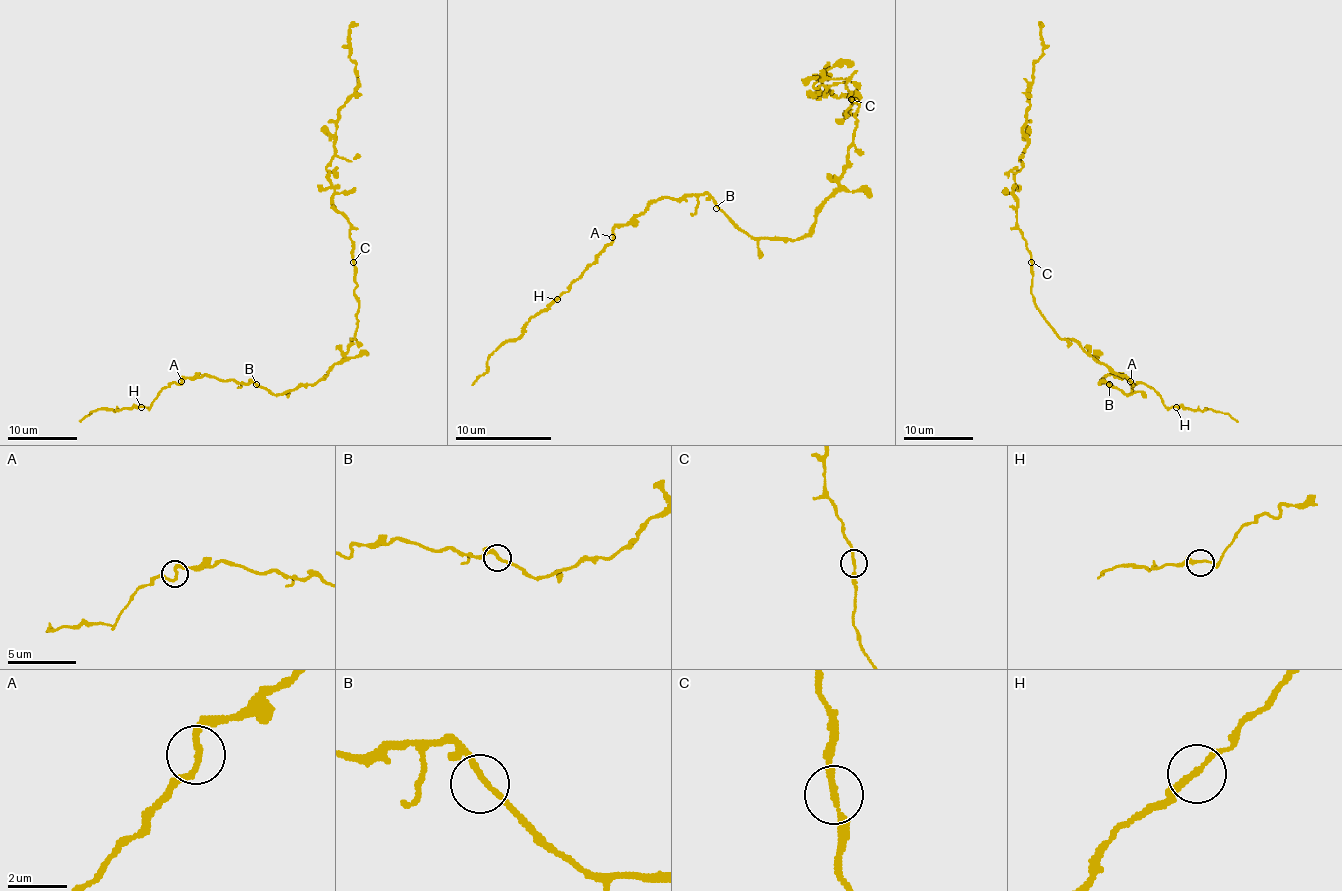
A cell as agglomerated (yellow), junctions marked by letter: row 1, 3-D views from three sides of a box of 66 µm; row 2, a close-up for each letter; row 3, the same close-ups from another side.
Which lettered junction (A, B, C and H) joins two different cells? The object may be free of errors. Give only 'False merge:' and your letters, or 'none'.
False merge: none

